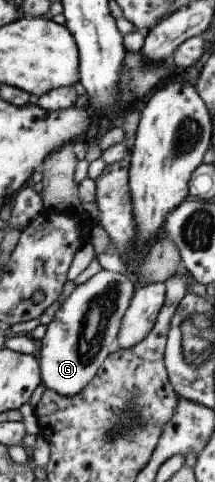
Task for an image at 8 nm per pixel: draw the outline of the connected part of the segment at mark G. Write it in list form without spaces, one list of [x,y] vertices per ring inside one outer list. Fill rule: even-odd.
[[[102,269],[61,303],[45,337],[38,341],[41,381],[48,389],[61,397],[75,397],[93,381],[105,358],[119,350],[117,333],[136,288],[126,275]]]

